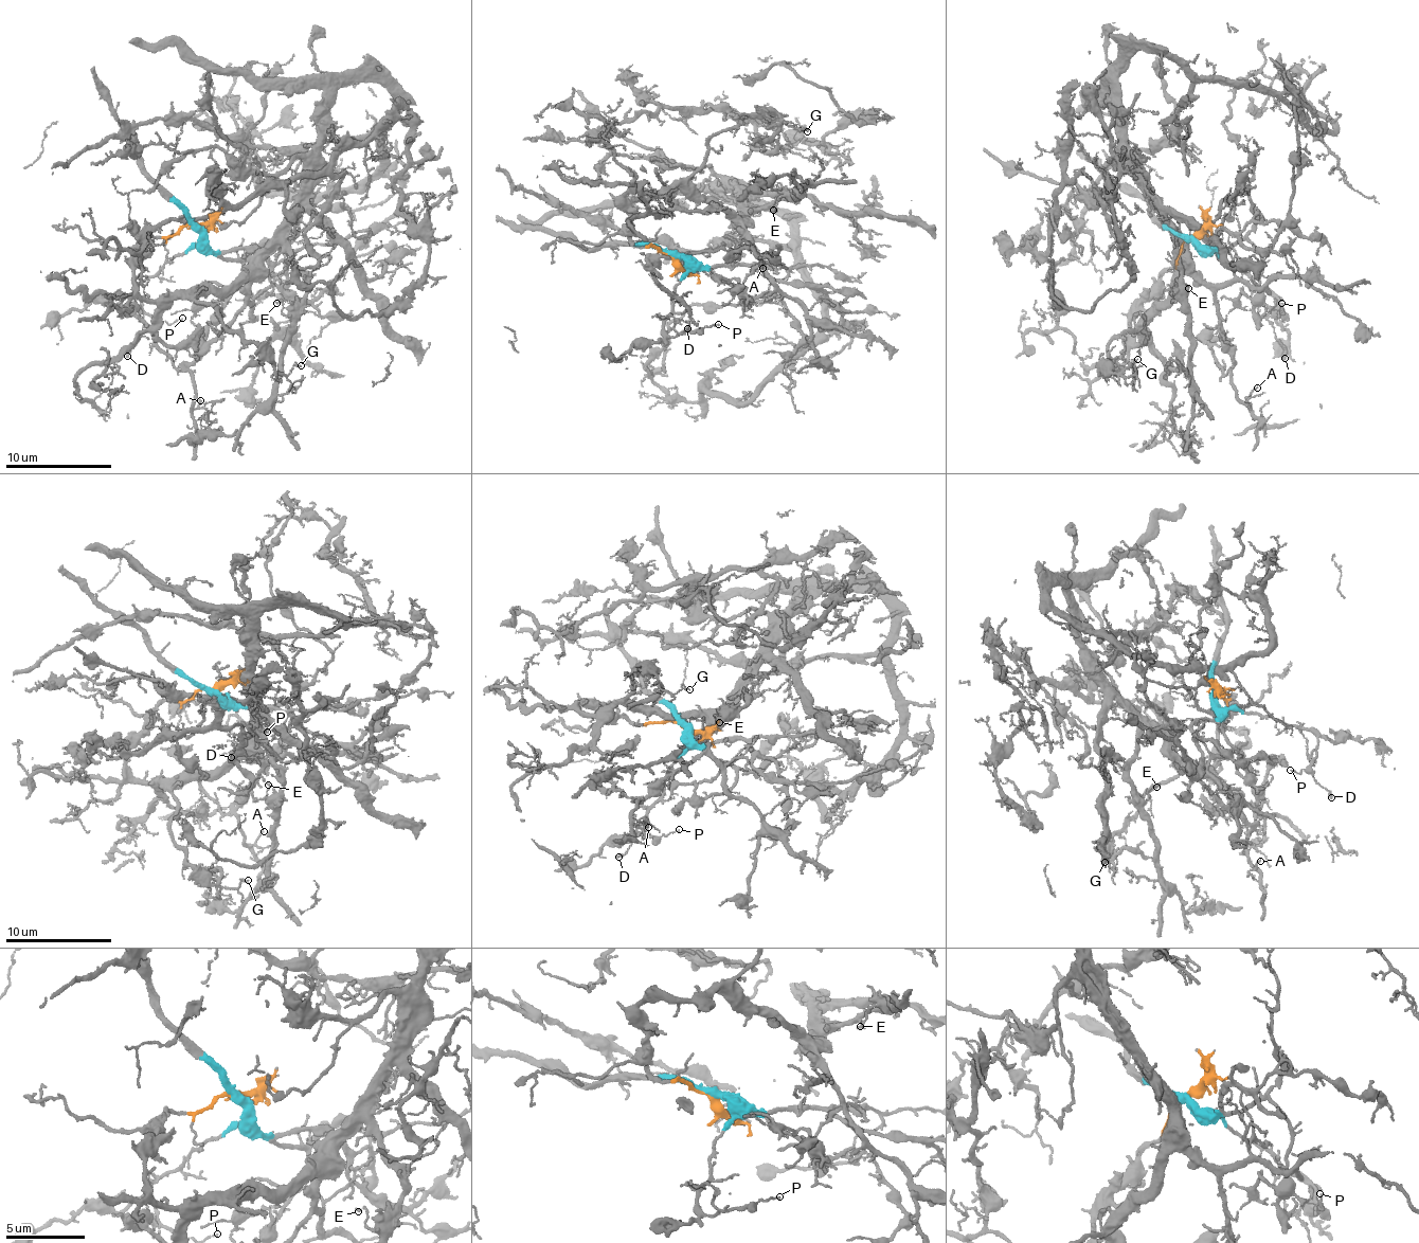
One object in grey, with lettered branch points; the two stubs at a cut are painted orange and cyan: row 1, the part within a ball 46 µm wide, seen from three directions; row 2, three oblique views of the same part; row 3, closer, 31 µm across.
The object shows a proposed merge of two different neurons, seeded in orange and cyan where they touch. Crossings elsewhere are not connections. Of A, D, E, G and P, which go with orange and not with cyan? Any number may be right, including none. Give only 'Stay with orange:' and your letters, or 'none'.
Stay with orange: A, E, G

